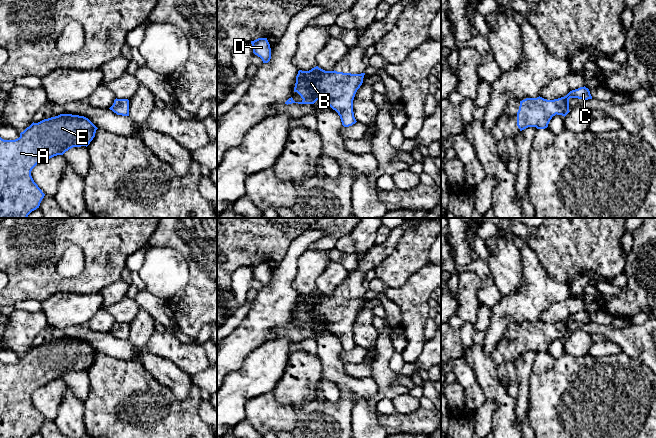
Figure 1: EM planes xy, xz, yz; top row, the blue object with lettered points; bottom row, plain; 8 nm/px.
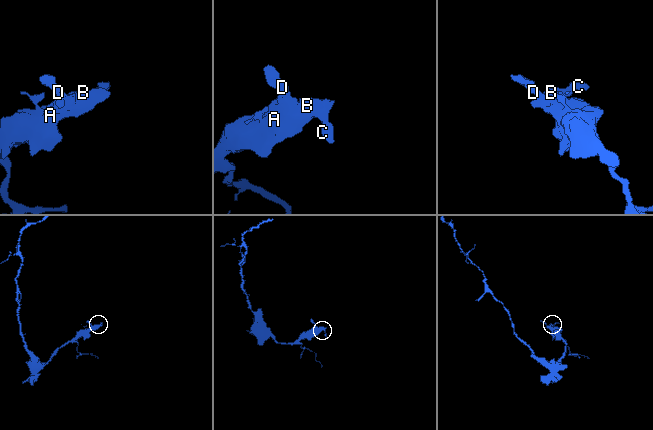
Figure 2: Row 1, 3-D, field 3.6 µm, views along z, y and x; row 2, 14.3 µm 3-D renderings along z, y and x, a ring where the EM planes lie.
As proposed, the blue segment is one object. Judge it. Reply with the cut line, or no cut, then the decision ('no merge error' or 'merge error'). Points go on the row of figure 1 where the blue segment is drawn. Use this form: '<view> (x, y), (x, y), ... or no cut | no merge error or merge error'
no cut | no merge error

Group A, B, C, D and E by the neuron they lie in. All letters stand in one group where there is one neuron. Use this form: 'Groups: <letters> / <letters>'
Groups: A B C D E

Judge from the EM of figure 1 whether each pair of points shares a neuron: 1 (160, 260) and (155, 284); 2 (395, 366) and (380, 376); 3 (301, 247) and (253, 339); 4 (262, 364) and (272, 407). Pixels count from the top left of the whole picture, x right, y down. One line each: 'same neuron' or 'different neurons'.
1: same neuron
2: different neurons
3: same neuron
4: different neurons

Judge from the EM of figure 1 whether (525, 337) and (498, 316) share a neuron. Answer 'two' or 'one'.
two

